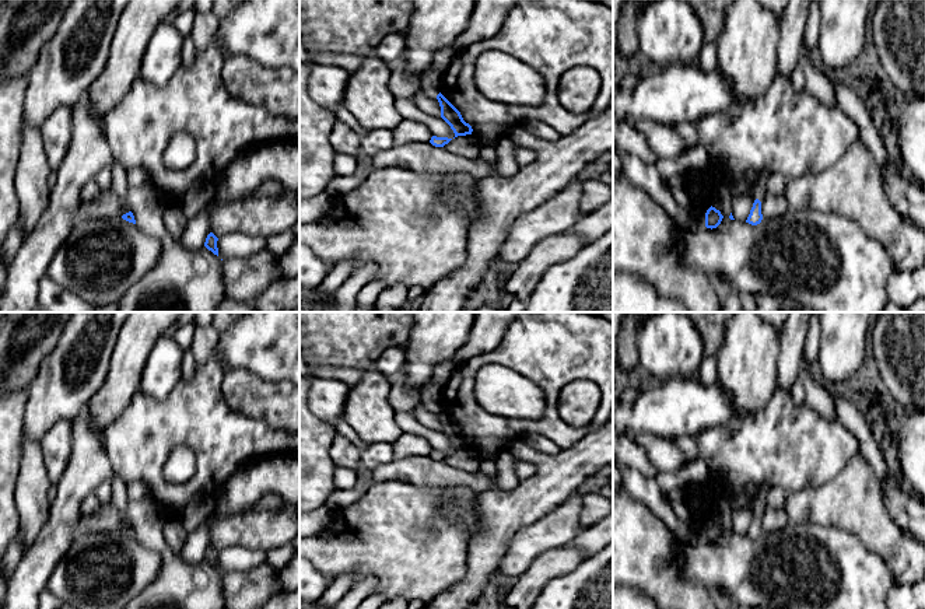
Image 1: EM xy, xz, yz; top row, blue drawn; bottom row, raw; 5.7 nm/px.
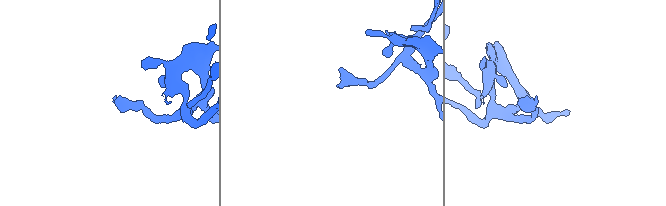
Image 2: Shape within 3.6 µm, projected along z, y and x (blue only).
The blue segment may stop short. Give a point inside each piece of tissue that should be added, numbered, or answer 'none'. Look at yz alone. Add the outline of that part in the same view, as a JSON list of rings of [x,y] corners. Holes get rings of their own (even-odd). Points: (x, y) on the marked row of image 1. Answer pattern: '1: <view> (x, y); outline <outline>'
1: yz (759, 188); outline [[[761,169],[761,171],[757,172],[757,179],[756,179],[756,183],[753,185],[753,195],[760,202],[764,197],[765,183],[767,183],[767,179],[770,178],[770,174],[771,172],[768,169]]]

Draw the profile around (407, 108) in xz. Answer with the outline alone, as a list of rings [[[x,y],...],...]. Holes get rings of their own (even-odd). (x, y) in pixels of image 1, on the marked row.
[[[418,90],[411,98],[396,99],[396,109],[403,120],[417,120],[428,127],[432,136],[453,139],[455,133],[442,118],[432,118],[423,112],[416,104],[416,95],[423,92]]]

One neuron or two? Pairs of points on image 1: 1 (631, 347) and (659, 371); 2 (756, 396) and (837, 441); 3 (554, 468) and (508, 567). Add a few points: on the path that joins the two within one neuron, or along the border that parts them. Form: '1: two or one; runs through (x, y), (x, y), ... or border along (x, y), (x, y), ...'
1: two; border along (638, 326), (637, 361)
2: two; border along (777, 388), (763, 408), (738, 416)
3: two; border along (556, 507), (525, 525), (514, 536), (507, 550)

